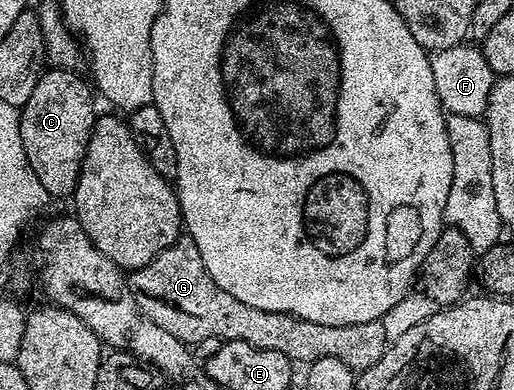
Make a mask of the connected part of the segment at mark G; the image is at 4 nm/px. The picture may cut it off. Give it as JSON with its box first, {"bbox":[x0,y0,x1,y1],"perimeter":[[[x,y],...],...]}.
{"bbox":[128,237,391,373],"perimeter":[[[188,237],[178,239],[147,265],[136,268],[128,281],[141,312],[151,317],[159,329],[167,329],[167,333],[190,345],[203,341],[203,337],[247,341],[256,347],[275,349],[301,365],[314,363],[319,357],[335,357],[353,372],[360,373],[375,365],[391,343],[379,319],[355,325],[319,325],[298,315],[235,301],[231,293],[215,285],[203,265],[203,257],[199,257],[199,249],[195,249],[193,240]]]}

